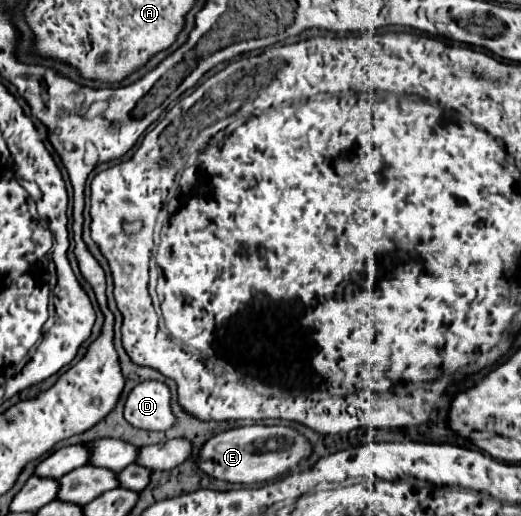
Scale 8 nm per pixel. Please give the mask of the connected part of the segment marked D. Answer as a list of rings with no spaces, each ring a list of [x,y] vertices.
[[[143,381],[127,395],[123,417],[137,429],[167,431],[175,417],[169,407],[169,387],[161,381]]]

